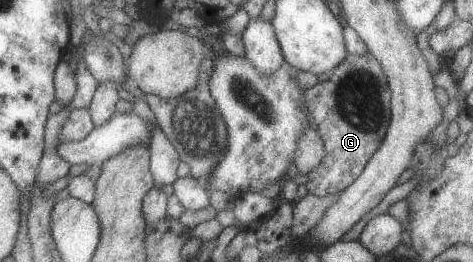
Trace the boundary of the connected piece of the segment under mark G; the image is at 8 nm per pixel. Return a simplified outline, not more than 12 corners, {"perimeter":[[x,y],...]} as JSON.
{"perimeter":[[369,51],[304,93],[326,149],[308,194],[343,192],[386,136],[391,88]]}

